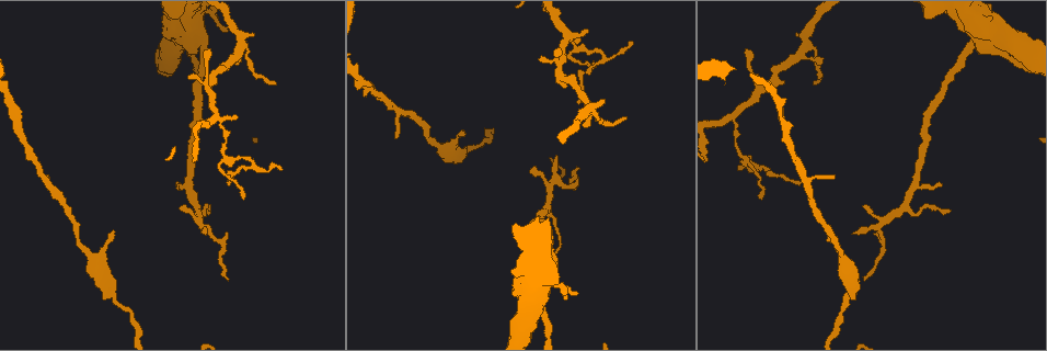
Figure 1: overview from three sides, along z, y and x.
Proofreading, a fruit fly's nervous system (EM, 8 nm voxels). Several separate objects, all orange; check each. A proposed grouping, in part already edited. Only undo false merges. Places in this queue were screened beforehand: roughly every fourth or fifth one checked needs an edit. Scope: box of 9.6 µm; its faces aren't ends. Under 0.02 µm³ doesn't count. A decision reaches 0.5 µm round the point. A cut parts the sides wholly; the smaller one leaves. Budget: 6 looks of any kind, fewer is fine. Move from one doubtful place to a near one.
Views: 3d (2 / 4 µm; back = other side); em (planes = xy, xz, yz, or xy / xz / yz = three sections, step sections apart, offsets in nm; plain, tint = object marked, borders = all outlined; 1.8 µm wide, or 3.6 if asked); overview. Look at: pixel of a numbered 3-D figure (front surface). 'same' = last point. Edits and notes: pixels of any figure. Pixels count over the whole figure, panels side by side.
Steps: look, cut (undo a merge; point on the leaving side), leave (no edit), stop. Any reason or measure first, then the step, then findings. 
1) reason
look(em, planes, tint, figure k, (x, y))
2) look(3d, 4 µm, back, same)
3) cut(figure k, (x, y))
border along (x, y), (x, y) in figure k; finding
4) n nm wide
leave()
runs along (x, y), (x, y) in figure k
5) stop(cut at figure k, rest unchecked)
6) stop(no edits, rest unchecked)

look(em, planes, tint, figure 1, (850, 290))

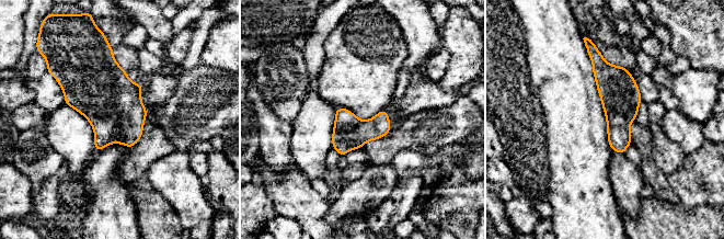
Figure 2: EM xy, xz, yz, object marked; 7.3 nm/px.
leave()
all the same neuron

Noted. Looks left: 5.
thin neck
look(em, planes, plain, figure 1, (217, 115))

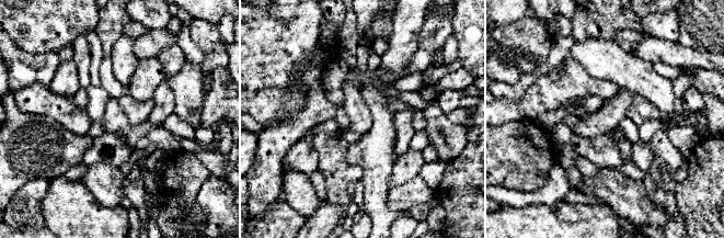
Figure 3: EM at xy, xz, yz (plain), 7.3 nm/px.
look(em, planes, tint, same)

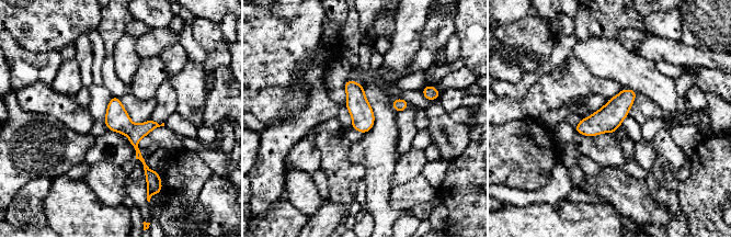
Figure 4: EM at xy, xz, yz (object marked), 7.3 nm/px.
170 nm wide
leave()
runs along (114, 99), (147, 174) in figure 4; one neuron here

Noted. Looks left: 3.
calibre changes
look(3d, 4 µm, figure 1, (998, 47))

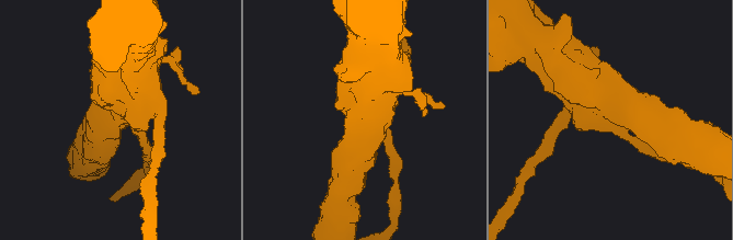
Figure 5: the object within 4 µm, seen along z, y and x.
look(em, 3.6 µm, planes, tint, figure 5, (610, 121))

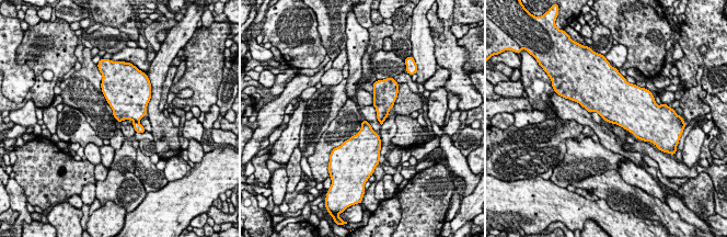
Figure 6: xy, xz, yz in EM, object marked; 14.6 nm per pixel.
cut(figure 6, (138, 127))
border along (134, 120), (138, 122) in figure 6; a second neuron is stuck on

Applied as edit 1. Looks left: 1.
stop(cut at figure 6, rest unchecked)

